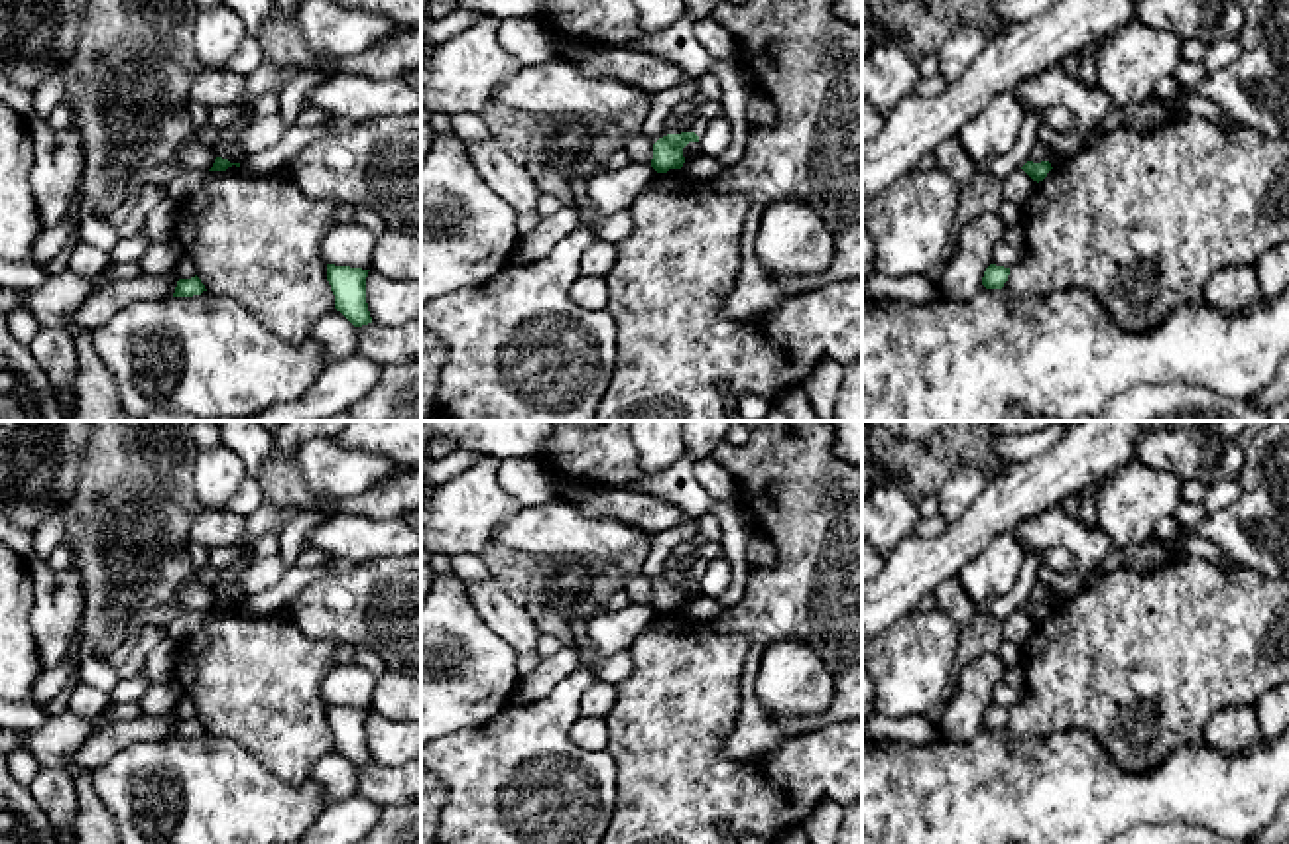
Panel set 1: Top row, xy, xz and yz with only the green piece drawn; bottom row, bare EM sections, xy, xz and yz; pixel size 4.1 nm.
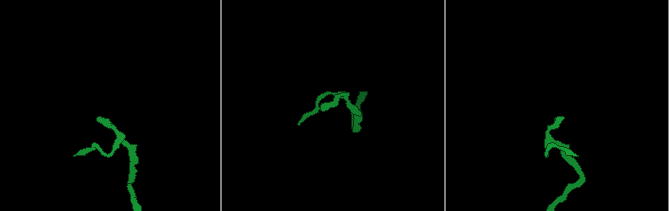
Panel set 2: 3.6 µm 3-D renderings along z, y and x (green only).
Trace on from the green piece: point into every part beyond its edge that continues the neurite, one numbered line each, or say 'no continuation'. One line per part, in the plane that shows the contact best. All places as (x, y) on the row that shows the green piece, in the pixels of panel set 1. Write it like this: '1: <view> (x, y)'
no continuation

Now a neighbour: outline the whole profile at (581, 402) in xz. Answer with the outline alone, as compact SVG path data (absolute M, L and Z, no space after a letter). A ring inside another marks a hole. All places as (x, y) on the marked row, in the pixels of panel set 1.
M581 218L547 258L512 264L488 283L421 307L421 331L447 346L437 415L449 421L594 421L616 368L616 323L569 299L581 258L594 242L592 226Z

